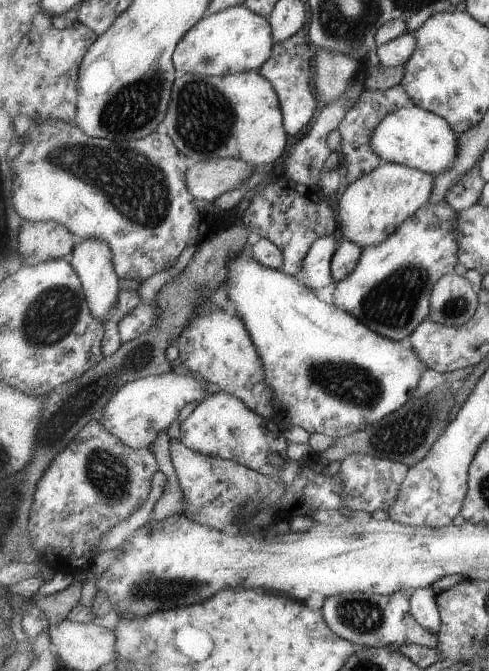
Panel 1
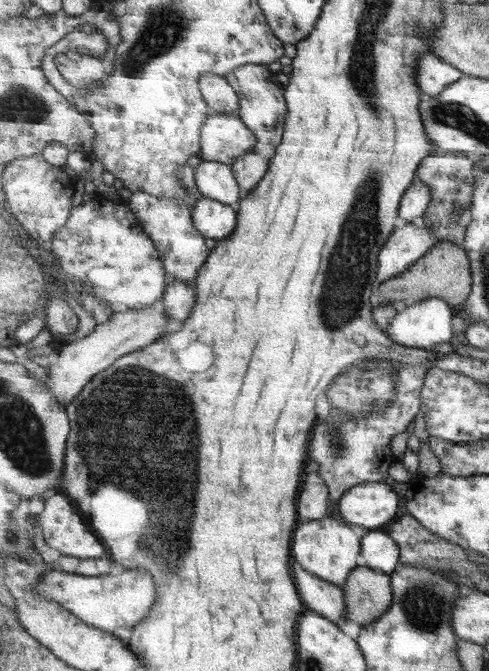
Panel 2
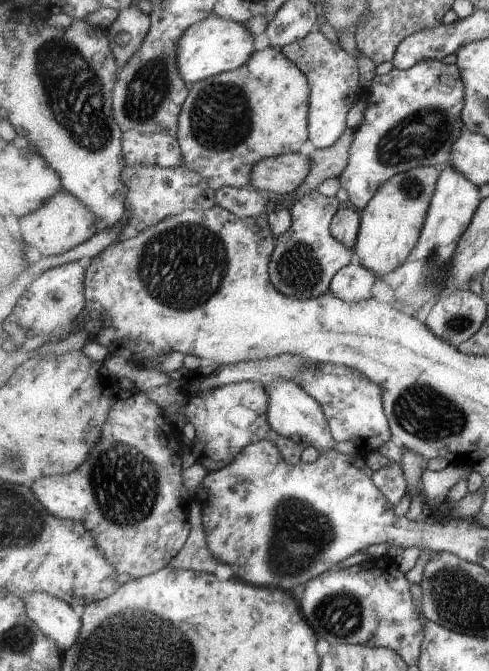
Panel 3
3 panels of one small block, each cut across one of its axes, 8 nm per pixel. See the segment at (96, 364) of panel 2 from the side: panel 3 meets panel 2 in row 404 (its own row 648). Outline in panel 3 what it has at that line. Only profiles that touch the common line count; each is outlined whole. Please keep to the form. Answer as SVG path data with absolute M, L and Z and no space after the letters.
M38 592L23 598L28 615L64 652L77 642L82 627L82 611L65 599L48 592Z

